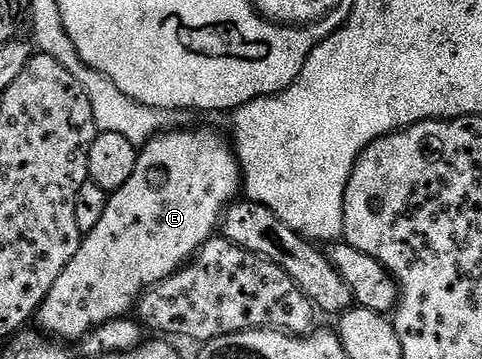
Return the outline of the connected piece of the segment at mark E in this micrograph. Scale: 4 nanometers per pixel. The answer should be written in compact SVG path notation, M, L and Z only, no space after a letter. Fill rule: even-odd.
M179 128L157 134L139 149L133 175L129 175L125 187L108 196L105 215L101 215L93 231L84 233L77 255L69 259L69 267L65 267L61 279L53 283L53 291L45 295L37 322L48 338L79 343L105 323L126 318L130 314L127 312L138 306L140 297L148 289L169 279L169 275L183 268L210 237L216 236L227 206L240 196L243 172L232 142L224 134L223 138L215 129Z

